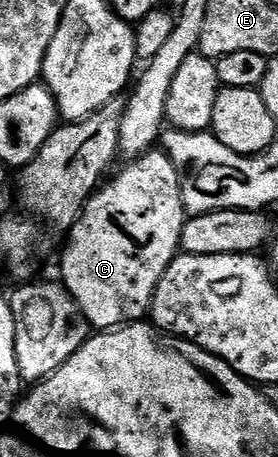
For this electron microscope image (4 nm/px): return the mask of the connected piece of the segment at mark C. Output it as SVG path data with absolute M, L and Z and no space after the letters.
M151 148L125 164L127 166L110 183L107 181L90 195L81 216L68 232L66 251L62 254L61 285L66 287L80 312L84 312L91 327L98 332L141 322L149 315L156 288L171 260L180 253L182 229L188 217L178 169L165 150Z

